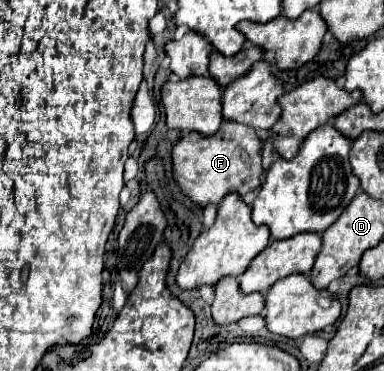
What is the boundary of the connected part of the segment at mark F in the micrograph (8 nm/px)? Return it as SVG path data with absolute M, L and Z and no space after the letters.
M223 122L213 136L189 132L171 150L173 178L183 196L201 208L207 204L219 204L229 192L245 196L261 186L261 150L263 142L257 132L239 122Z

